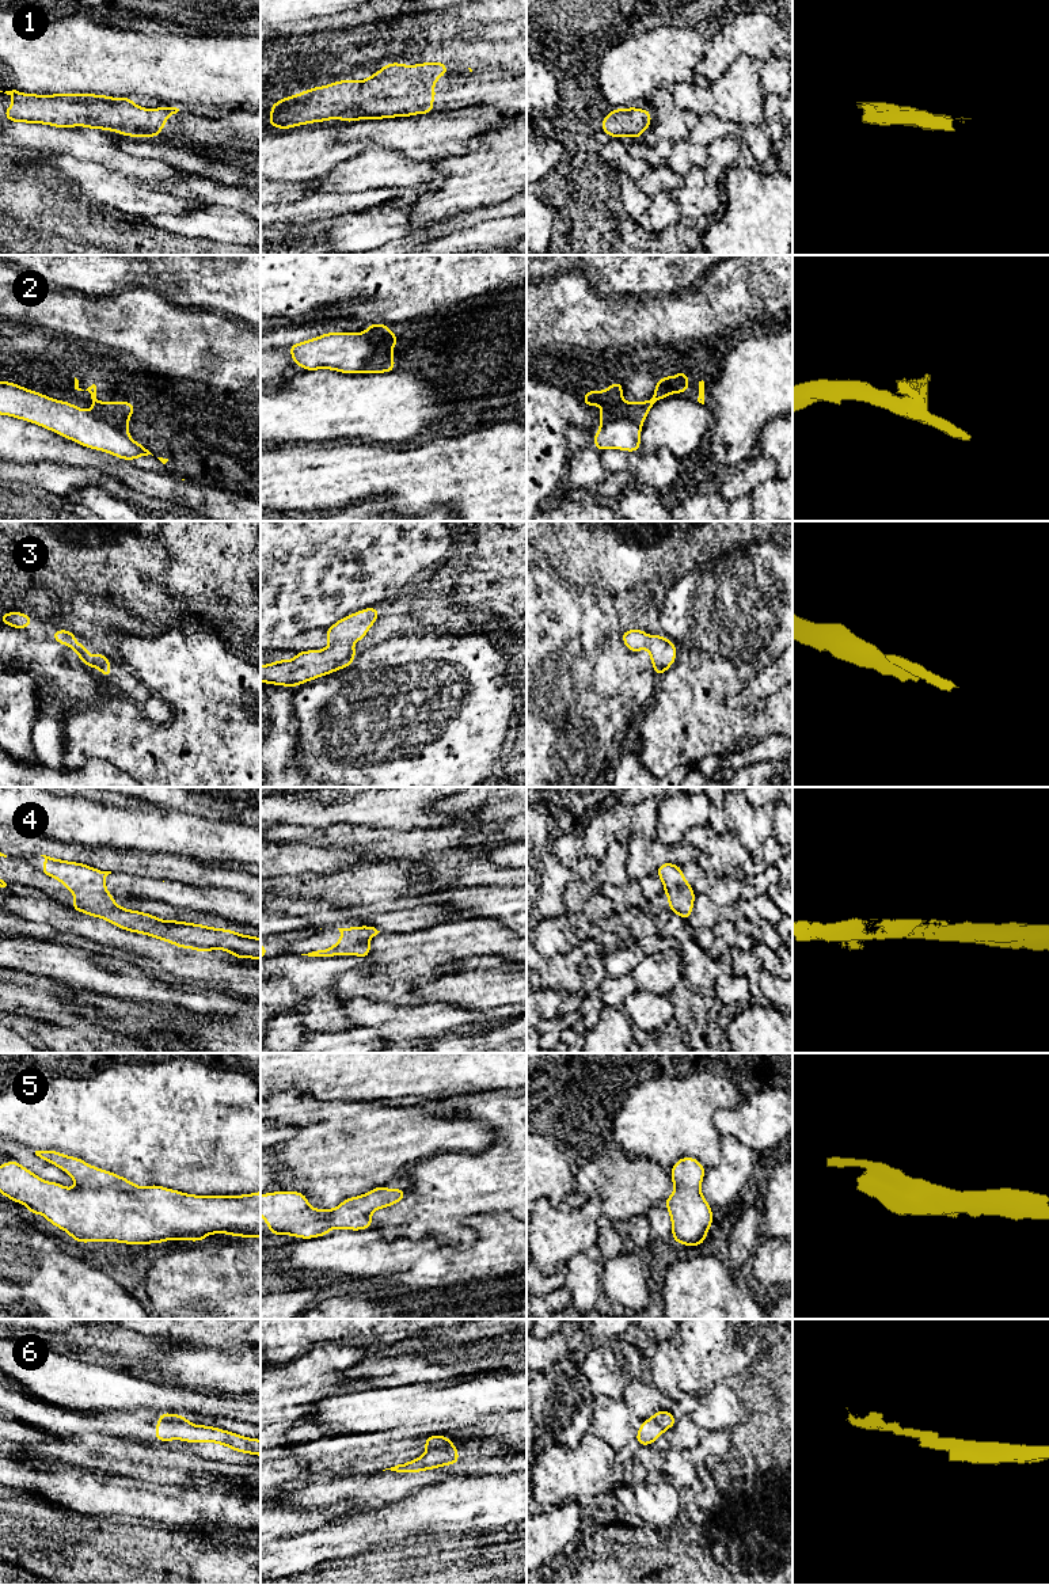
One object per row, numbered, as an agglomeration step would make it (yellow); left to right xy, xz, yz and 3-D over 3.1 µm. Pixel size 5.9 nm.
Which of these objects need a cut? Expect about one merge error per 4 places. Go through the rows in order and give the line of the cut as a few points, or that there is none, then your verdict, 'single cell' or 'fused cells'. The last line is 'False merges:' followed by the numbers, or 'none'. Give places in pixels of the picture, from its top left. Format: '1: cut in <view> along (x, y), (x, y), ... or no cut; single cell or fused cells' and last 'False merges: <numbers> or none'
1: no cut; single cell
2: no cut; single cell
3: no cut; single cell
4: no cut; single cell
5: no cut; single cell
6: cut in xy along (162, 1420), (187, 1422); fused cells
False merges: 6

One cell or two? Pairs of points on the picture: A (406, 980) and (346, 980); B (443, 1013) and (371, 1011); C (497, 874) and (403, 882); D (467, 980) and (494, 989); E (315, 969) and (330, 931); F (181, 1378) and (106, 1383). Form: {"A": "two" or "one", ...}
{"A": "one", "B": "one", "C": "two", "D": "two", "E": "two", "F": "two"}

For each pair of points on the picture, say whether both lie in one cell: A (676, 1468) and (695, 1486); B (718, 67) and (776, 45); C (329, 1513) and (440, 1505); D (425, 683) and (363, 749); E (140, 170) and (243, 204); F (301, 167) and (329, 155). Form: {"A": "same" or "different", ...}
{"A": "same", "B": "same", "C": "different", "D": "same", "E": "different", "F": "same"}

